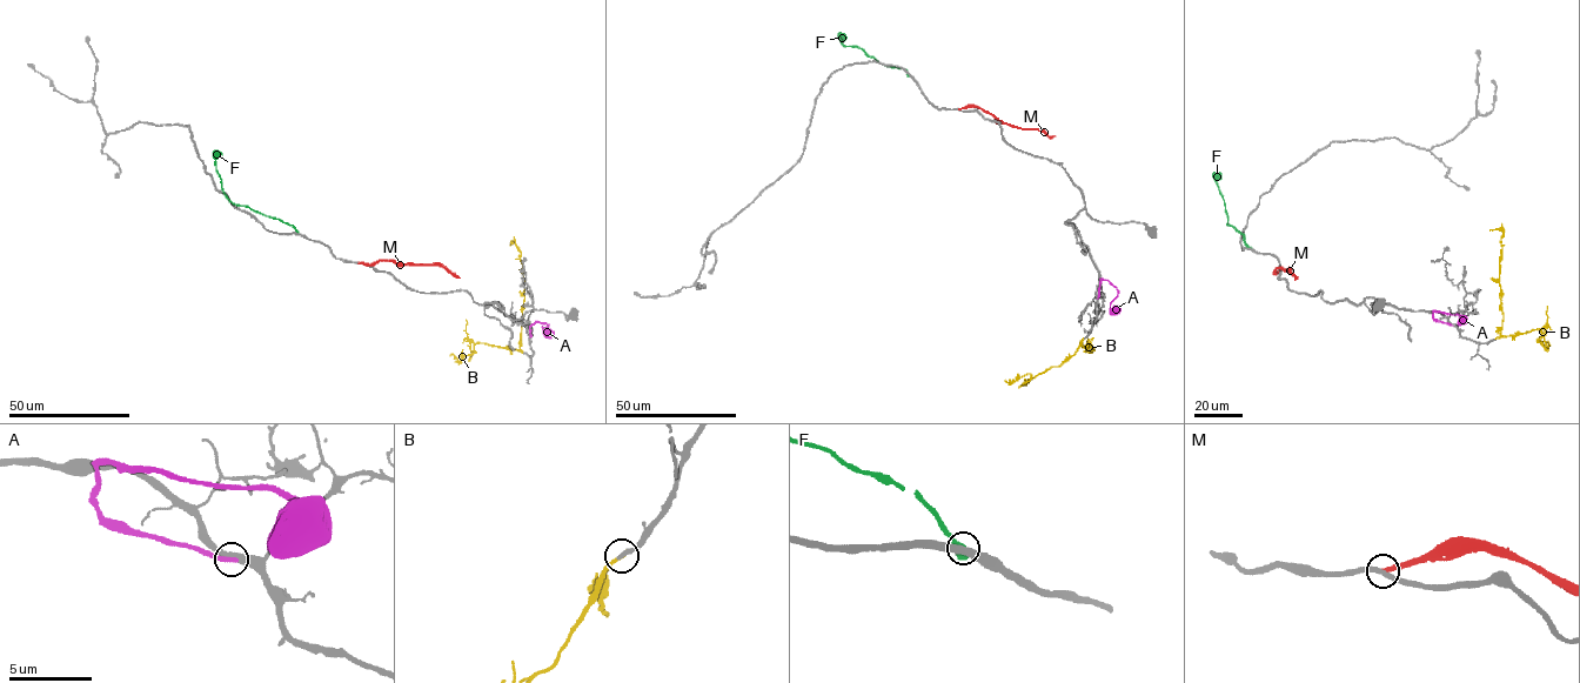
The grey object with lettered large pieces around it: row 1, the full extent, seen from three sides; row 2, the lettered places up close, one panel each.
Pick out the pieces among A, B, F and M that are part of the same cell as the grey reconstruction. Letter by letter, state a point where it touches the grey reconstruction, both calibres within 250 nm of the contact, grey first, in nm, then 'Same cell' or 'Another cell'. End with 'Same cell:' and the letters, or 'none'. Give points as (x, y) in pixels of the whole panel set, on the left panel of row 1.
A: Touches grey at (530, 336). Thickness 380 nm (grey) against 320 nm. Another cell
B: Touches grey at (523, 353). Thickness 380 nm (grey) against 260 nm. Same cell
F: Touches grey at (300, 234). Thickness 380 nm (grey) against 550 nm. Another cell
M: Touches grey at (357, 262). Thickness 320 nm (grey) against 360 nm. Another cell
Same cell: B

